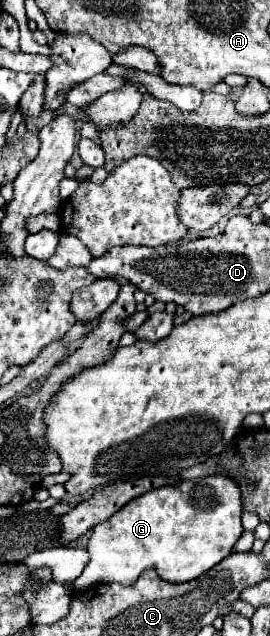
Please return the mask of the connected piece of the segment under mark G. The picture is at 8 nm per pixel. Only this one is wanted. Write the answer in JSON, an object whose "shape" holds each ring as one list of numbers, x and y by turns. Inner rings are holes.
{"shape":[[208,475,198,481,152,489,92,529,90,563,74,581,74,589,84,591,94,583,132,585,144,569,156,569,158,577,168,583,198,579,232,553,232,545,244,531,240,515,240,489,226,475]]}

